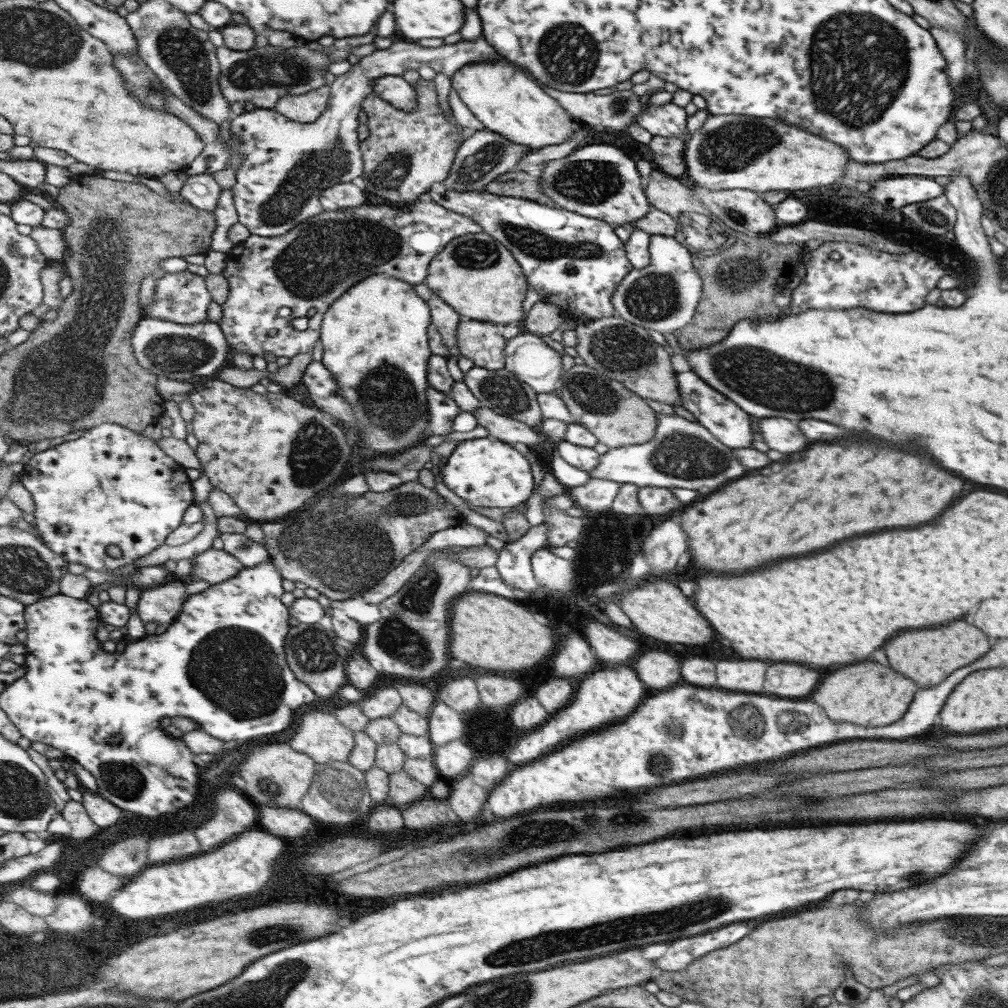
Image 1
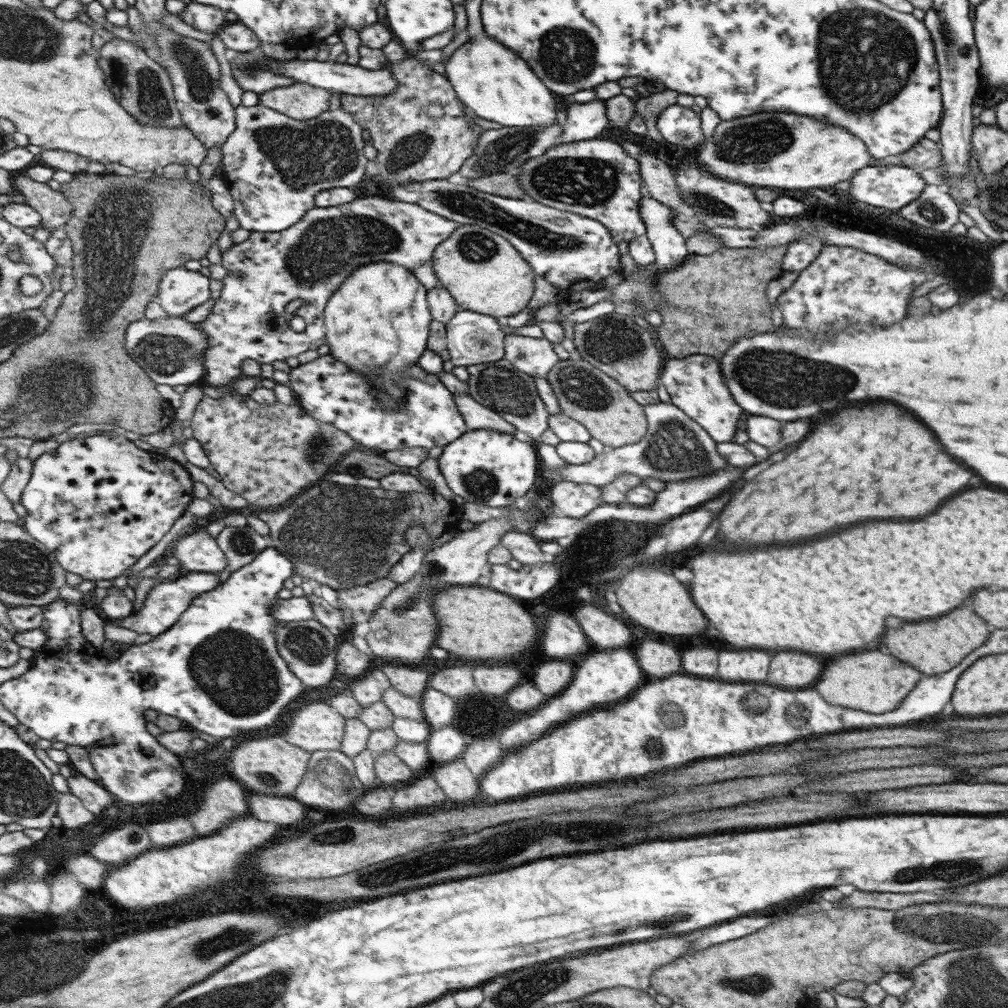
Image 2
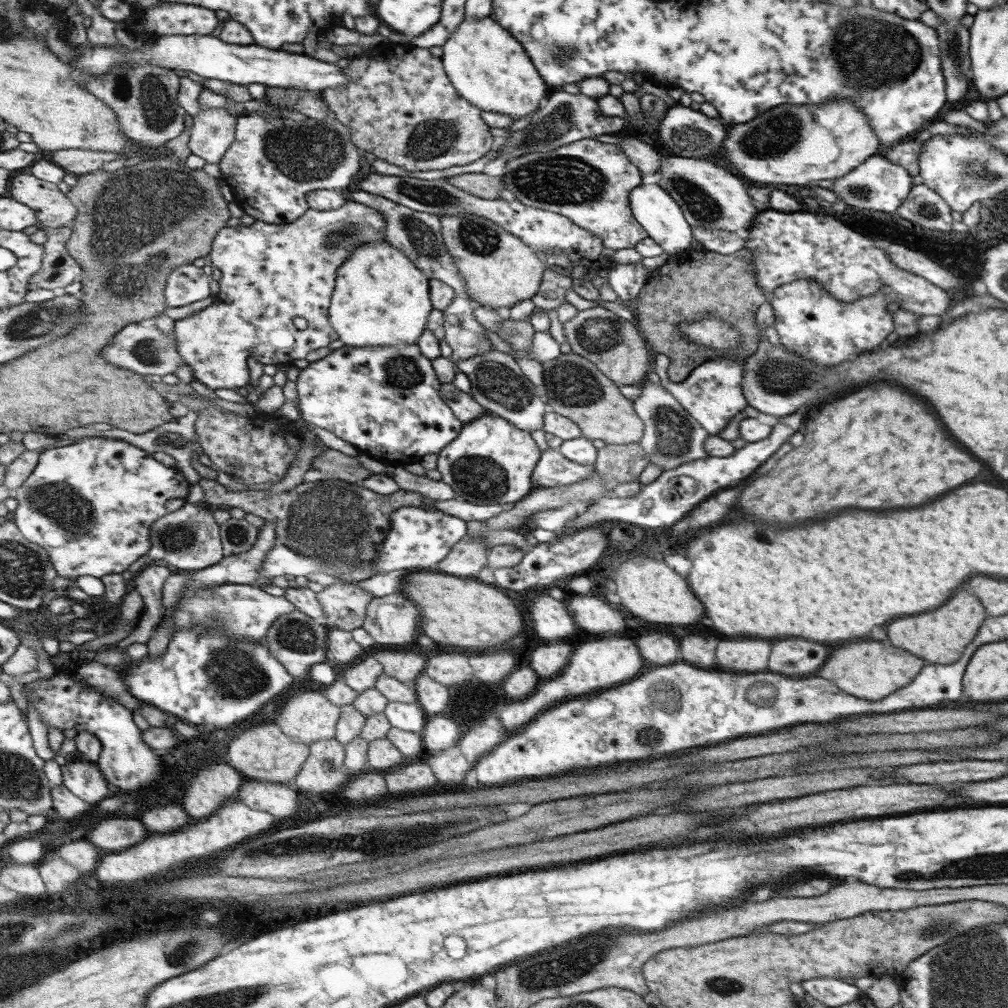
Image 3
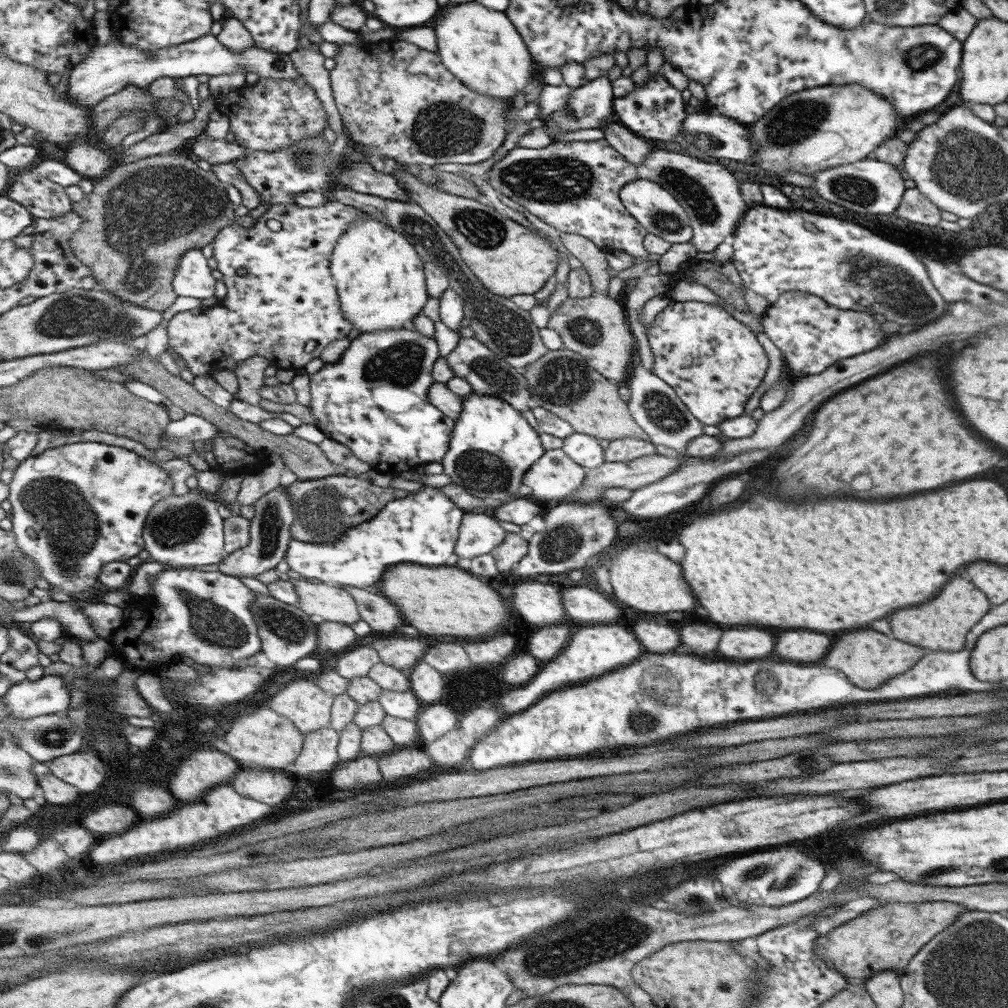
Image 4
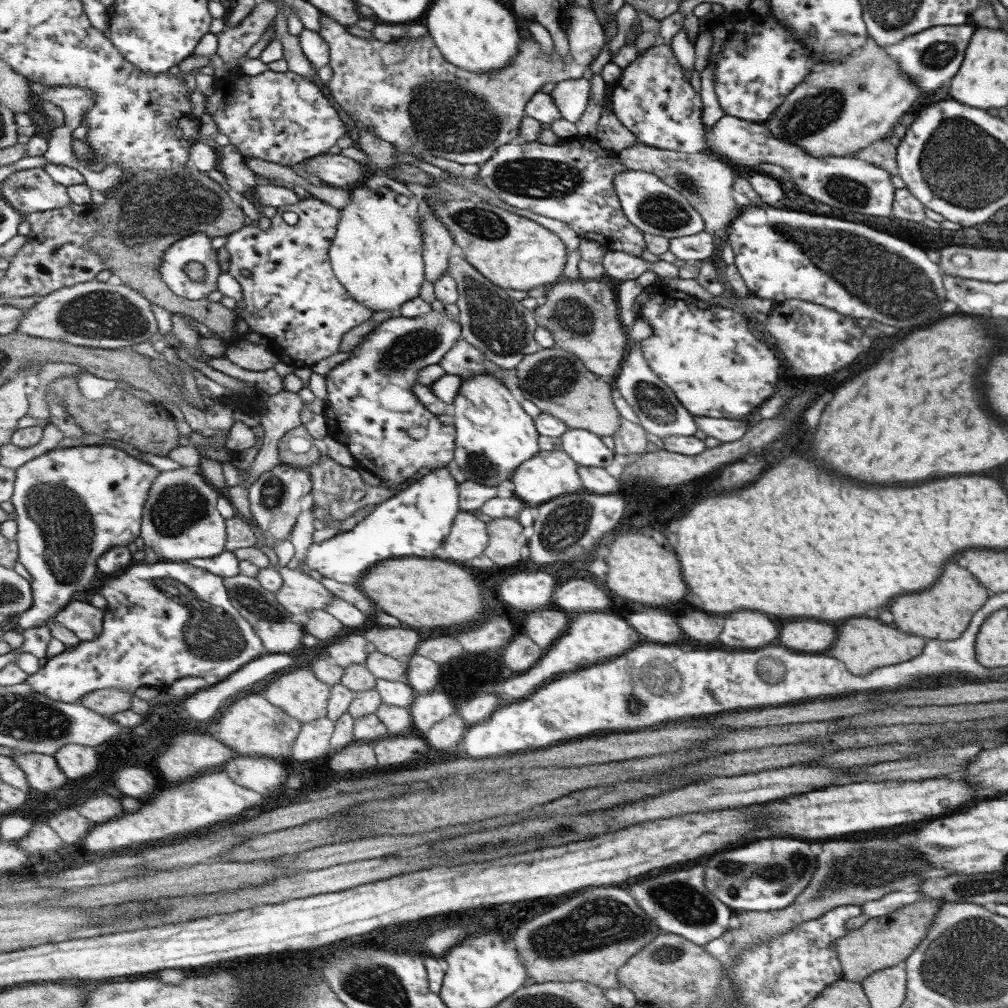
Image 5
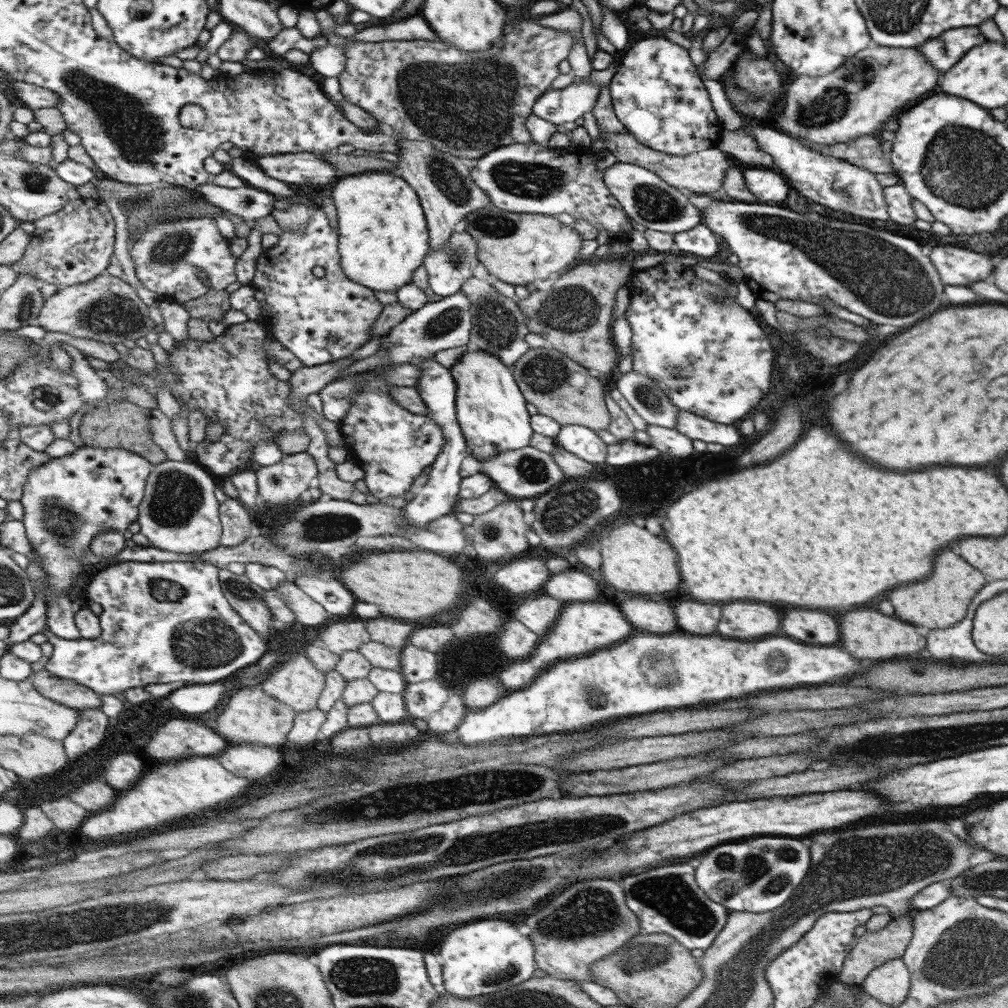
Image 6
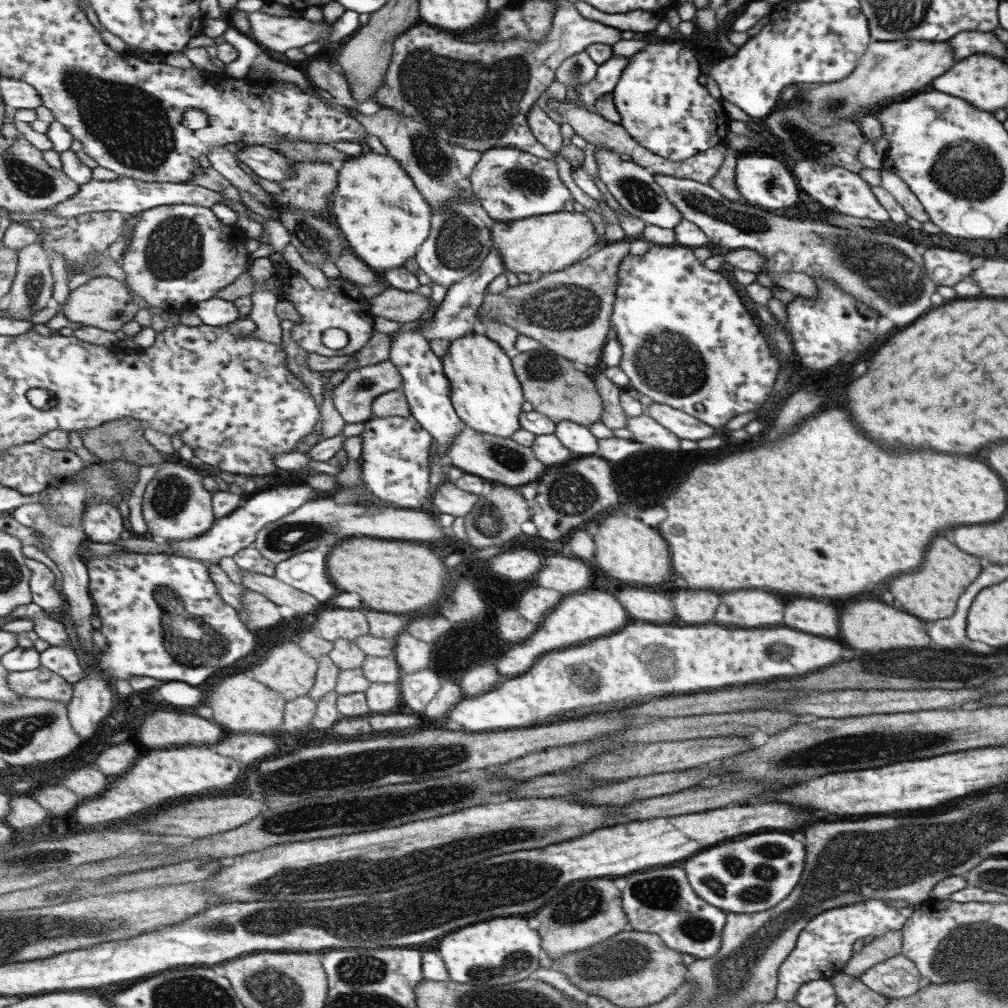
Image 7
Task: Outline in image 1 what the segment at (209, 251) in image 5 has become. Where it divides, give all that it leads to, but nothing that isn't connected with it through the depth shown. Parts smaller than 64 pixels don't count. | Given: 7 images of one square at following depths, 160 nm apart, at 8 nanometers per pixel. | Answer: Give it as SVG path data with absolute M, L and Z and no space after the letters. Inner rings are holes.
M186 270L166 273L163 278L156 281L152 302L144 309L145 316L179 324L199 324L209 321L207 320L207 308L213 301L213 295L203 276Z

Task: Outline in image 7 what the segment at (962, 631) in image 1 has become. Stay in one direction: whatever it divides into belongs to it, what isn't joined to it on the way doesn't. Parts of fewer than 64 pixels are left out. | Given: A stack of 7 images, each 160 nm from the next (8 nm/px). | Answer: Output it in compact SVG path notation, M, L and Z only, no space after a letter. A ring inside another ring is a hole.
M935 536L931 540L931 546L927 546L919 568L921 570L895 576L889 584L889 590L907 614L913 614L921 620L930 622L951 616L955 610L957 596L963 592L967 584L971 584L971 581L979 576L983 563L979 562L975 556L961 552L957 546L947 542L943 536Z

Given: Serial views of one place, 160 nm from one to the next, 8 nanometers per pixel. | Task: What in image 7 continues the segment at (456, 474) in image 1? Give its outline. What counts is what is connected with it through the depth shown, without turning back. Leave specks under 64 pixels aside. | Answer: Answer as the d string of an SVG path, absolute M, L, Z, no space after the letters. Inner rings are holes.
M476 329L454 340L442 361L450 377L454 407L465 424L506 439L513 439L515 432L523 429L520 416L526 396L522 381L516 375L512 358L497 341Z

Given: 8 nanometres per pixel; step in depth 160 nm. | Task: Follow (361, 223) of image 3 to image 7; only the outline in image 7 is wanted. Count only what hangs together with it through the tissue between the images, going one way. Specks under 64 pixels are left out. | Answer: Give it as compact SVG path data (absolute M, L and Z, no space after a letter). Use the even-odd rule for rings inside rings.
M289 265L289 269L276 271L283 280L281 300L291 302L294 308L301 314L302 321L295 322L292 331L295 332L294 339L301 344L305 350L311 354L320 354L323 356L345 356L353 355L359 352L372 339L374 333L373 322L375 314L372 313L372 302L367 300L361 292L361 284L356 284L352 280L335 277L328 279L330 284L327 288L315 288L309 281L296 269ZM329 328L340 328L348 335L348 343L338 350L332 350L323 344L323 334Z

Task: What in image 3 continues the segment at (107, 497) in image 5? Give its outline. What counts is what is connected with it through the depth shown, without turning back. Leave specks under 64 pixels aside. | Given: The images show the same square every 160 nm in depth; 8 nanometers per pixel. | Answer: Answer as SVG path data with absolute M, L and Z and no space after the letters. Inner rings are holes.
M107 436L91 437L91 440L82 440L61 447L51 447L41 453L39 464L37 464L31 476L16 490L16 496L13 496L17 500L18 506L10 519L17 524L25 538L35 544L39 544L39 546L49 552L49 556L55 565L55 571L59 573L60 577L72 579L73 582L81 576L103 578L111 576L111 574L121 574L127 571L127 568L133 562L137 562L144 554L149 554L153 546L153 543L151 543L151 532L155 522L161 520L163 516L169 516L169 514L181 510L181 507L187 504L187 496L191 492L191 485L178 468L175 466L167 467L165 464L161 464L161 462L153 458L151 453L134 444L129 444L123 440L109 439Z

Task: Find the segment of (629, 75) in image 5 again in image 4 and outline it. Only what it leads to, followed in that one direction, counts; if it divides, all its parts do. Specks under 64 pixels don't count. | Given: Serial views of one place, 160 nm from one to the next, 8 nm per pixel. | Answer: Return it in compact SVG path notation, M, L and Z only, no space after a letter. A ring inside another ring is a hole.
M649 75L645 84L637 84L635 92L629 96L616 98L614 100L615 118L630 128L635 134L644 137L651 143L671 142L679 135L683 127L683 120L687 116L685 102L671 84L668 84L663 76Z

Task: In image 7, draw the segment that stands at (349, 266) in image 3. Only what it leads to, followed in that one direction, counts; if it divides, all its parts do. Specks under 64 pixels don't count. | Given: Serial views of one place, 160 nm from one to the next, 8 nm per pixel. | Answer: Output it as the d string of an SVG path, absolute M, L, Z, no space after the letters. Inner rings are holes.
M372 151L367 154L362 152L361 155L355 155L355 158L344 162L338 169L339 186L333 196L331 212L336 217L338 227L348 238L352 250L373 270L383 274L384 278L387 270L399 268L411 256L417 256L418 250L431 234L434 212L415 184L414 178L403 170L403 166L393 156L375 154Z

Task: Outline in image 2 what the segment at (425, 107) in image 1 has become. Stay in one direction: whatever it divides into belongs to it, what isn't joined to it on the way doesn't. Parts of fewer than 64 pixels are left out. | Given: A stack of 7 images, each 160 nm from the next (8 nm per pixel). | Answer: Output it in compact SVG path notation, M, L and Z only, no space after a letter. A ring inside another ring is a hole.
M408 57L400 64L391 64L389 70L399 81L399 88L389 96L355 96L346 93L340 94L341 107L350 112L354 119L371 136L372 146L377 150L375 166L379 175L375 181L381 193L384 194L389 187L402 185L403 183L421 182L431 179L446 179L451 174L459 173L463 165L472 161L479 141L482 139L483 128L475 124L470 116L470 111L458 98L457 92L447 76L427 68L419 60ZM431 104L442 106L444 113L441 116L429 116Z

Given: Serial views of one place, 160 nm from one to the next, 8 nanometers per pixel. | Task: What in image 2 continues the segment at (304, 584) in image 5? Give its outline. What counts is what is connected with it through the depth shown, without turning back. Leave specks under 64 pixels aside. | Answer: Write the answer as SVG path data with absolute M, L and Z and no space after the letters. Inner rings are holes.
M383 578L365 586L335 589L339 609L347 609L350 617L347 619L351 626L366 622L370 619L370 613L376 611L391 591L398 588L399 583Z

